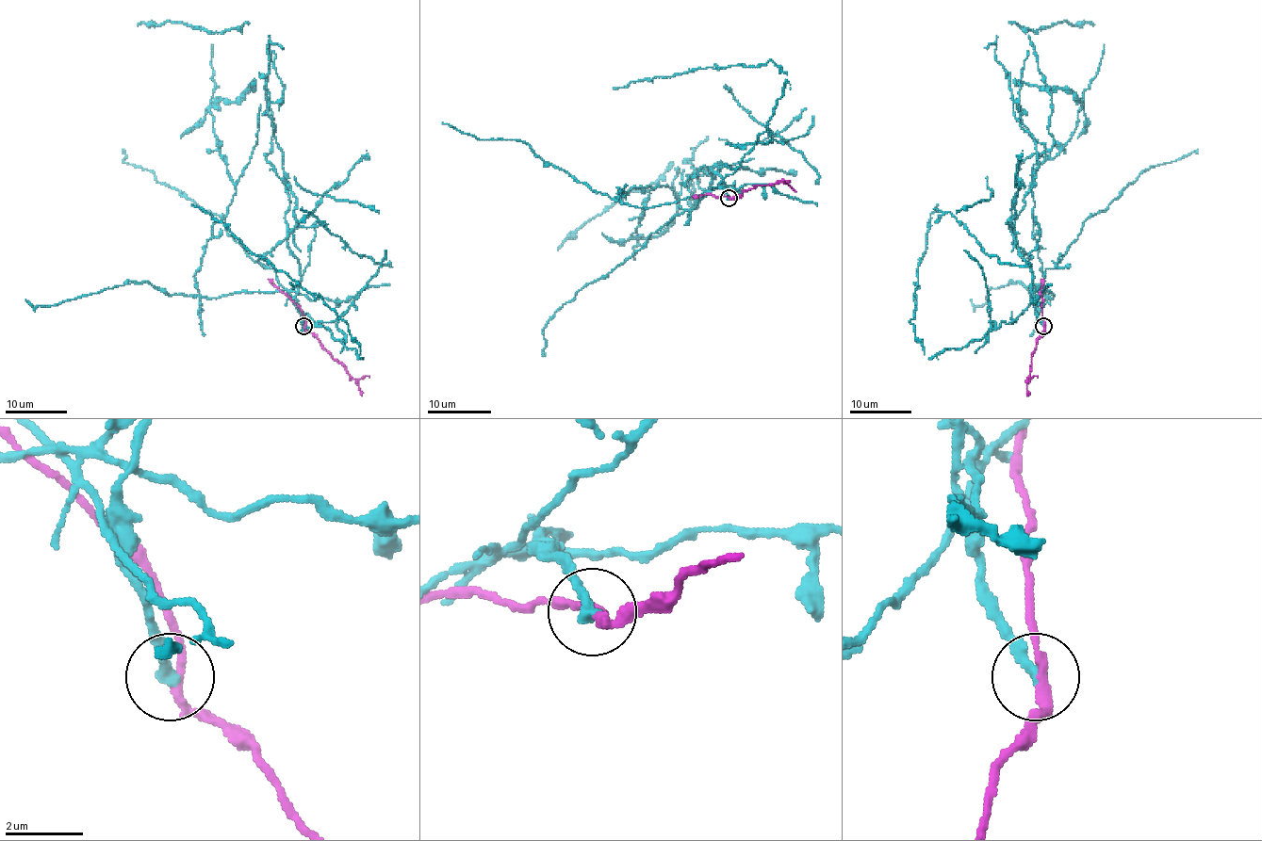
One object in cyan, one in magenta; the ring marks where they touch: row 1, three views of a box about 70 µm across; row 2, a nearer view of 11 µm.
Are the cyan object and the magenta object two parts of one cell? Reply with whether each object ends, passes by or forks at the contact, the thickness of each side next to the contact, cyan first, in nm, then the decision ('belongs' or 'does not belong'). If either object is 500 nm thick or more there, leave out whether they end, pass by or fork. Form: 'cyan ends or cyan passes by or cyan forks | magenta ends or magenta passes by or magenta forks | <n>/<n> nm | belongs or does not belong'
cyan ends | magenta passes by | 320/220 nm | does not belong

